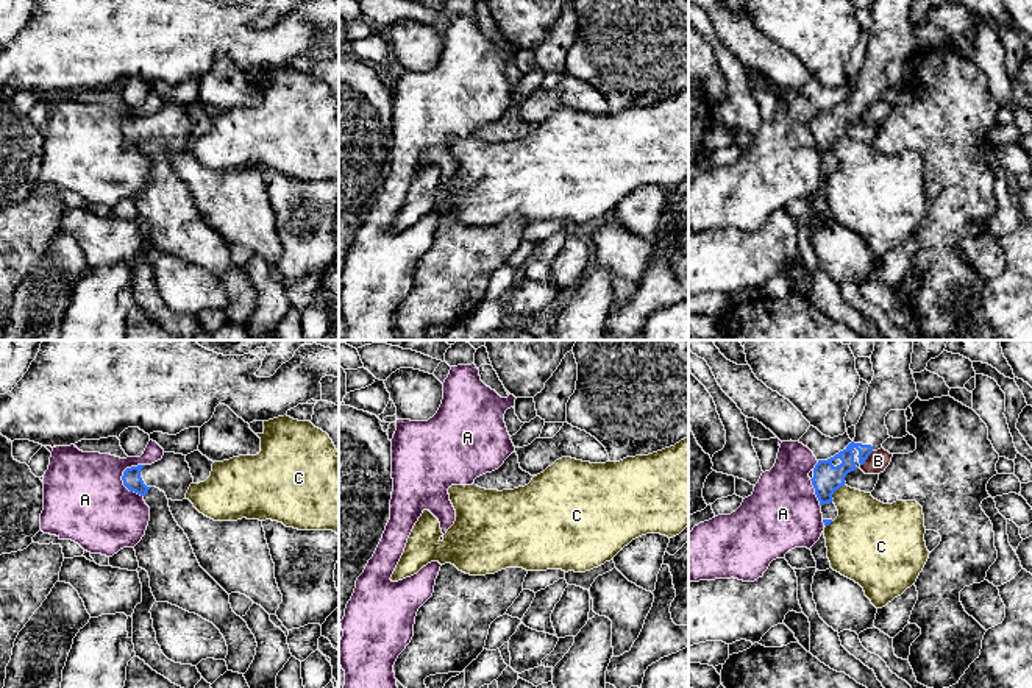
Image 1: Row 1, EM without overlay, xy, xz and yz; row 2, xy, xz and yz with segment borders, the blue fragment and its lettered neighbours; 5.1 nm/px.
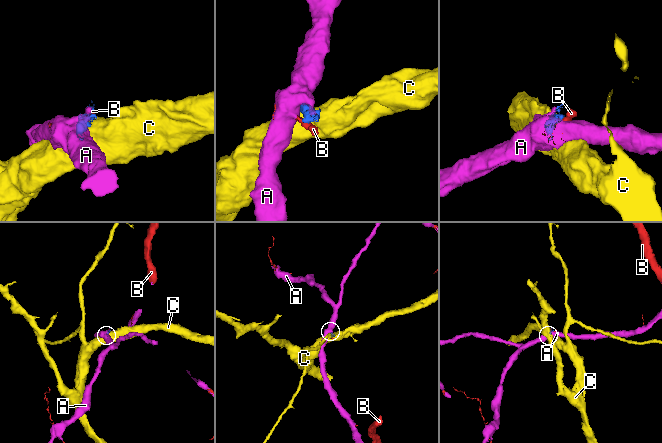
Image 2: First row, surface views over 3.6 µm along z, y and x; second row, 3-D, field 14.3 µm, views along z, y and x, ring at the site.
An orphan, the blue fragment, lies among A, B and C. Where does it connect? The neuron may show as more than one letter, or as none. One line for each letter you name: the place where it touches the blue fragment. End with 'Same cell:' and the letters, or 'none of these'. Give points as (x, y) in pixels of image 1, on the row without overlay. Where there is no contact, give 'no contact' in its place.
Same cell: none of these

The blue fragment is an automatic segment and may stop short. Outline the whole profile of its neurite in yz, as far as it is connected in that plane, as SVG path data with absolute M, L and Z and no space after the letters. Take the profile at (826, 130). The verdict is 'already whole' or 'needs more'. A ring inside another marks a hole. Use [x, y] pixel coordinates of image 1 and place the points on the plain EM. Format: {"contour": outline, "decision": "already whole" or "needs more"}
{"contour": "M874 0L871 5L873 31L867 44L865 61L856 75L854 90L827 111L818 111L812 136L821 156L823 173L829 176L838 161L832 145L843 137L848 123L865 114L873 101L890 89L885 67L890 61L907 61L916 50L916 34L910 20L913 0Z", "decision": "needs more"}

